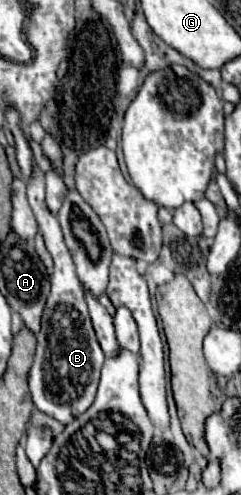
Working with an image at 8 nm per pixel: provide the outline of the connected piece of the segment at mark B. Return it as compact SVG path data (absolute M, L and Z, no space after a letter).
M33 166L33 178L29 178L27 182L27 198L37 218L39 232L43 234L47 250L51 252L55 262L55 272L51 276L51 294L43 312L41 332L37 334L37 354L29 372L29 388L33 402L41 412L51 414L63 424L69 424L93 404L105 356L95 338L85 292L75 274L73 258L63 242L61 226L57 222L57 216L53 216L45 206L45 172L37 166Z

